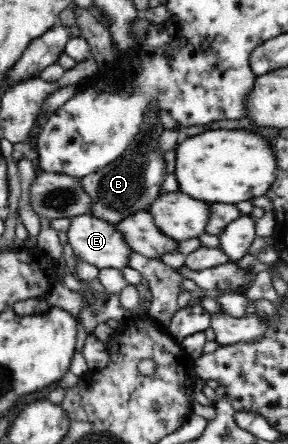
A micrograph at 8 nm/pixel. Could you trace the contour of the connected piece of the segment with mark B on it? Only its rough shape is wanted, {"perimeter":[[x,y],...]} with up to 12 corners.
{"perimeter":[[156,106],[120,159],[80,178],[90,215],[148,212],[166,179]]}

